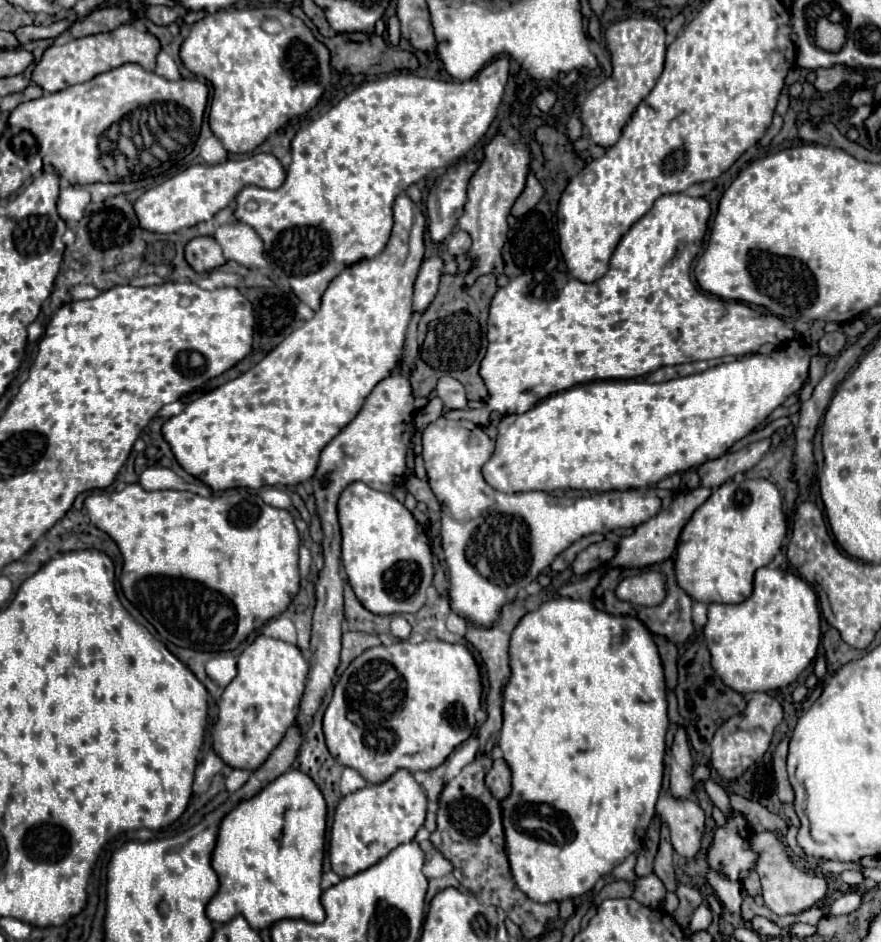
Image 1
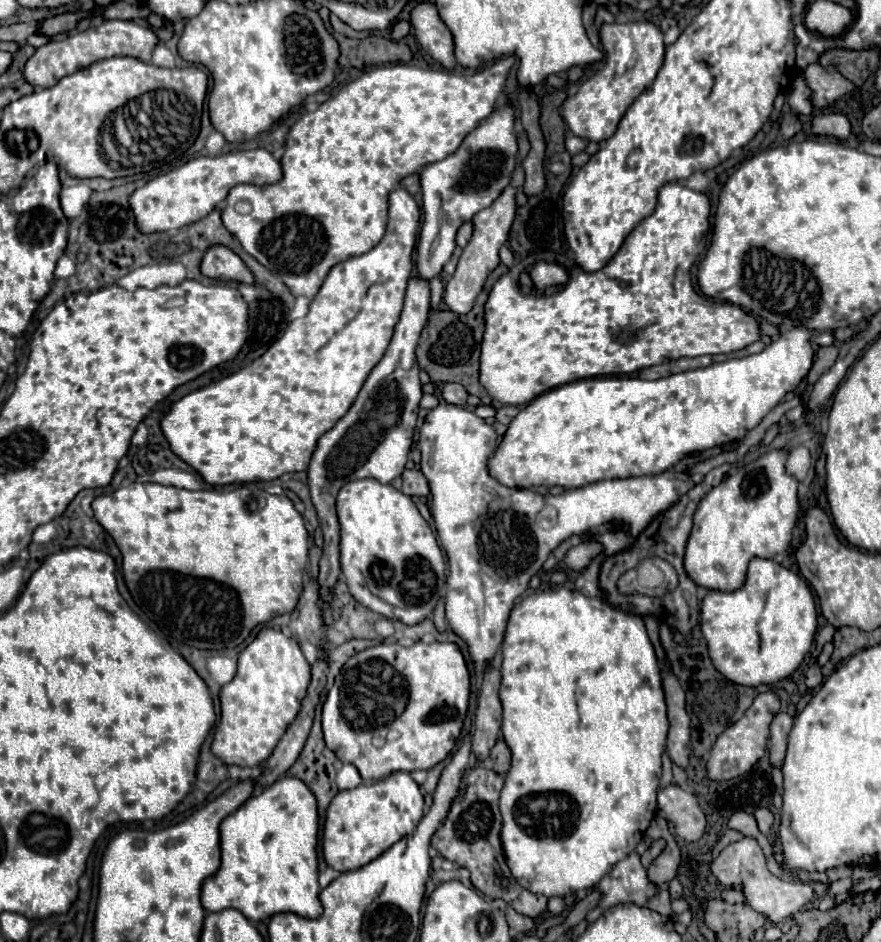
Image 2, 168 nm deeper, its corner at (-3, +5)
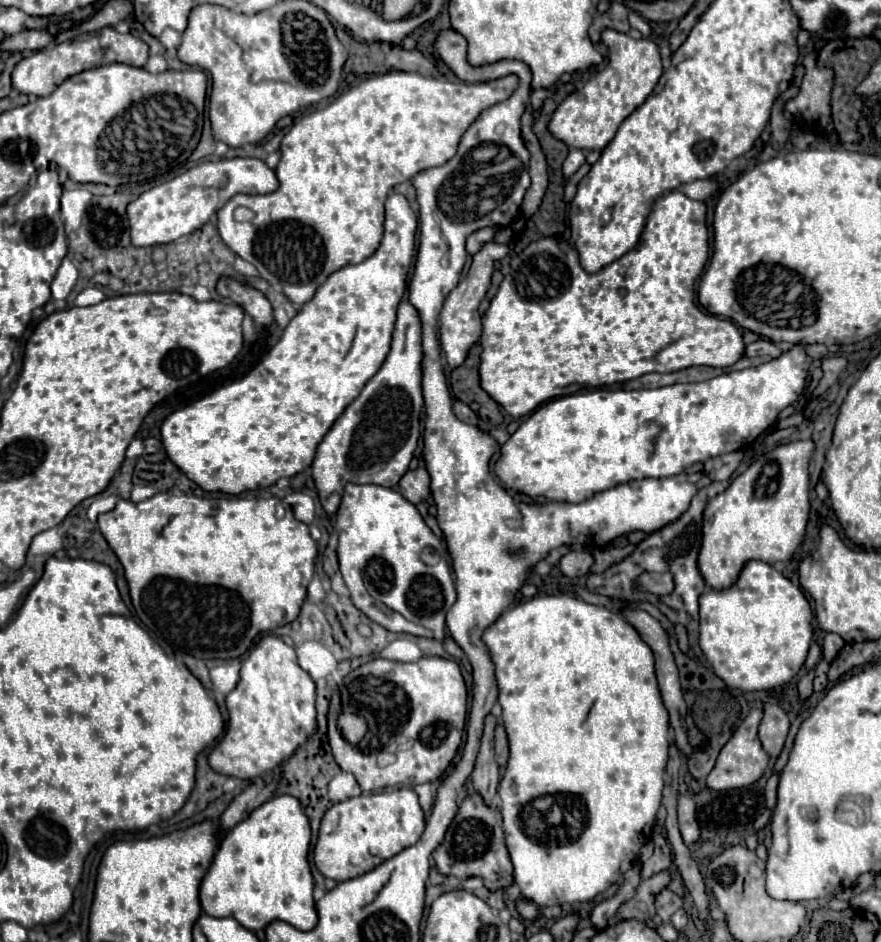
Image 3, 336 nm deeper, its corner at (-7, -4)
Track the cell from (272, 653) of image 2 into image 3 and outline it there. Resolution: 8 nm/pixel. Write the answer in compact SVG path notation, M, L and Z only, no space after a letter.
M262 636L250 656L242 662L240 682L226 696L228 706L228 730L216 748L208 754L208 764L214 772L252 780L268 770L280 766L286 758L296 754L296 750L308 742L308 738L316 732L316 686L308 672L304 672L296 662L296 652L288 646L280 636Z

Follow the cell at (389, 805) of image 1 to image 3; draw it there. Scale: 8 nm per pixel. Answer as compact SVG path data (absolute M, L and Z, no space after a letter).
M412 788L382 790L376 794L360 794L356 798L332 804L320 824L314 846L314 864L324 878L336 882L374 870L382 860L416 844L424 832L424 812Z

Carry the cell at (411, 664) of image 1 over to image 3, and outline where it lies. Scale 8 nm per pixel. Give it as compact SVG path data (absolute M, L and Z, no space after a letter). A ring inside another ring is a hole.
M424 656L414 664L376 658L350 672L342 682L340 694L342 705L339 694L334 694L330 701L327 738L332 746L334 760L344 772L352 772L358 778L362 792L368 794L372 790L398 784L416 786L424 782L434 782L446 772L452 758L453 766L461 760L462 752L458 752L458 746L461 744L462 750L466 743L464 726L468 692L456 662L436 656ZM341 709L344 714L362 716L368 724L368 732L358 746L346 742L337 727L337 717ZM402 744L406 744L408 748L406 752L398 752L392 764L378 764L380 752L396 752Z

